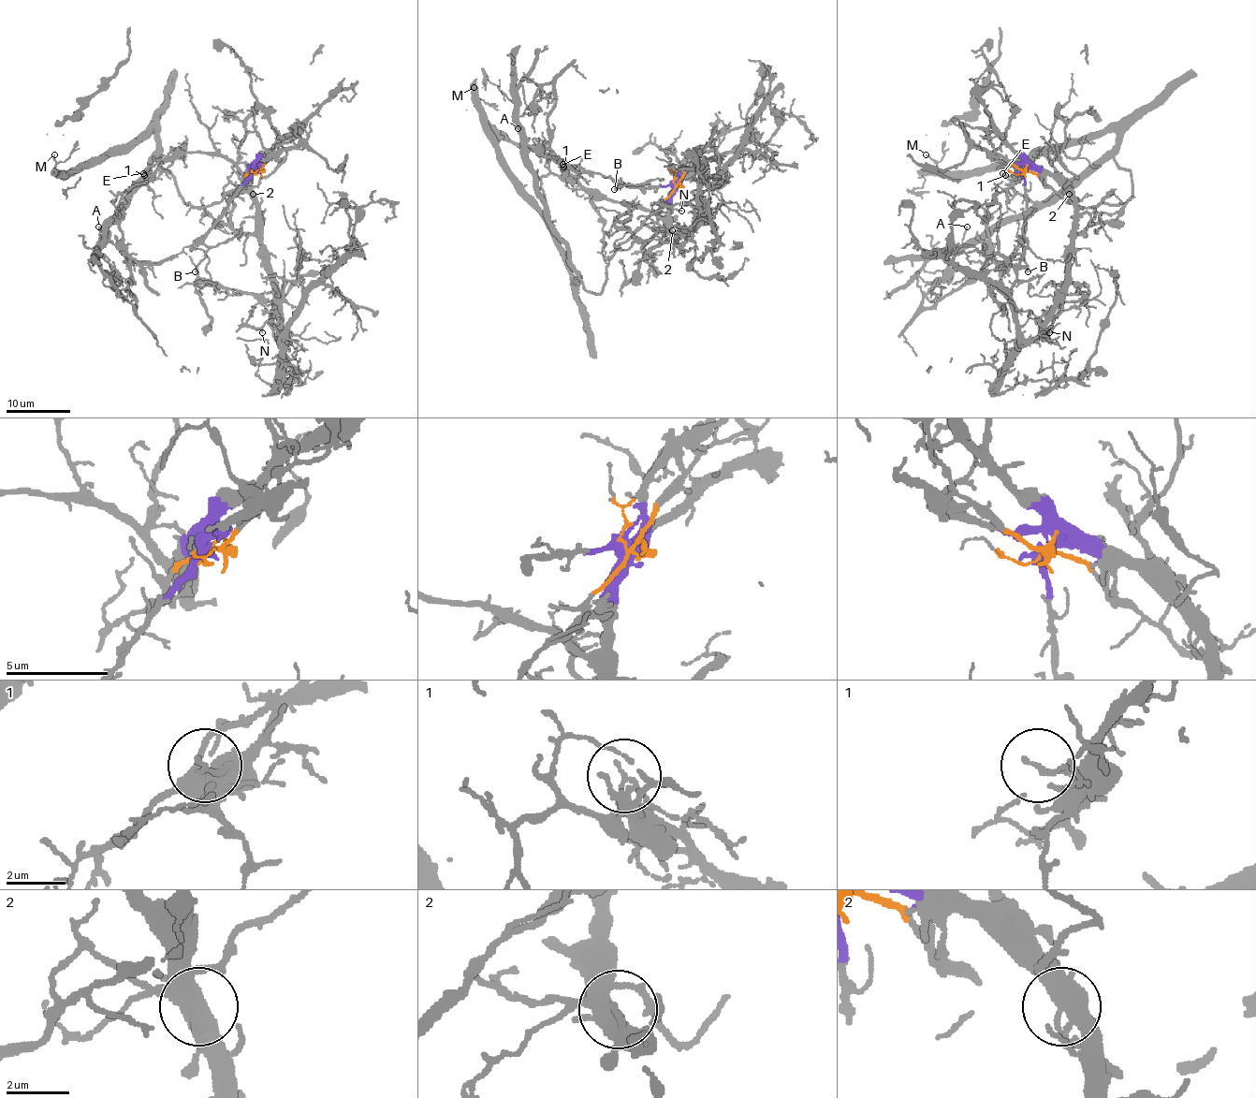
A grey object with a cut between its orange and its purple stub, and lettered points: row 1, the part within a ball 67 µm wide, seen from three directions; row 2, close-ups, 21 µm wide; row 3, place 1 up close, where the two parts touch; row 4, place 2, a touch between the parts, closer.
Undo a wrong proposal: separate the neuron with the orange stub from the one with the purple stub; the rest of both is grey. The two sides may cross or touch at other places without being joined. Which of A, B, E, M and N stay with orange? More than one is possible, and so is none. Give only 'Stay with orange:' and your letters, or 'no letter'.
Stay with orange: A, E, M

